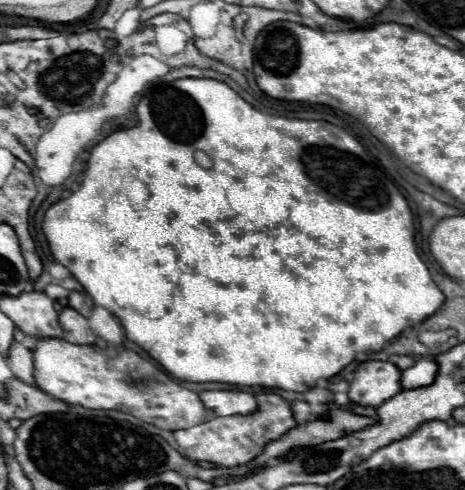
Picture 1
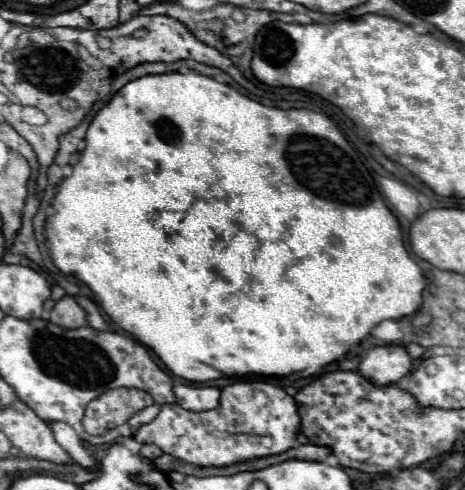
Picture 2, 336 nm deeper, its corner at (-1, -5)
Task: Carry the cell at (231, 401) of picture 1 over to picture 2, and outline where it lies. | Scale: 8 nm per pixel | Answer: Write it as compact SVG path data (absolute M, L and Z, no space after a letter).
M176 385L174 395L176 395L176 403L188 411L210 411L218 407L220 389L218 387Z

